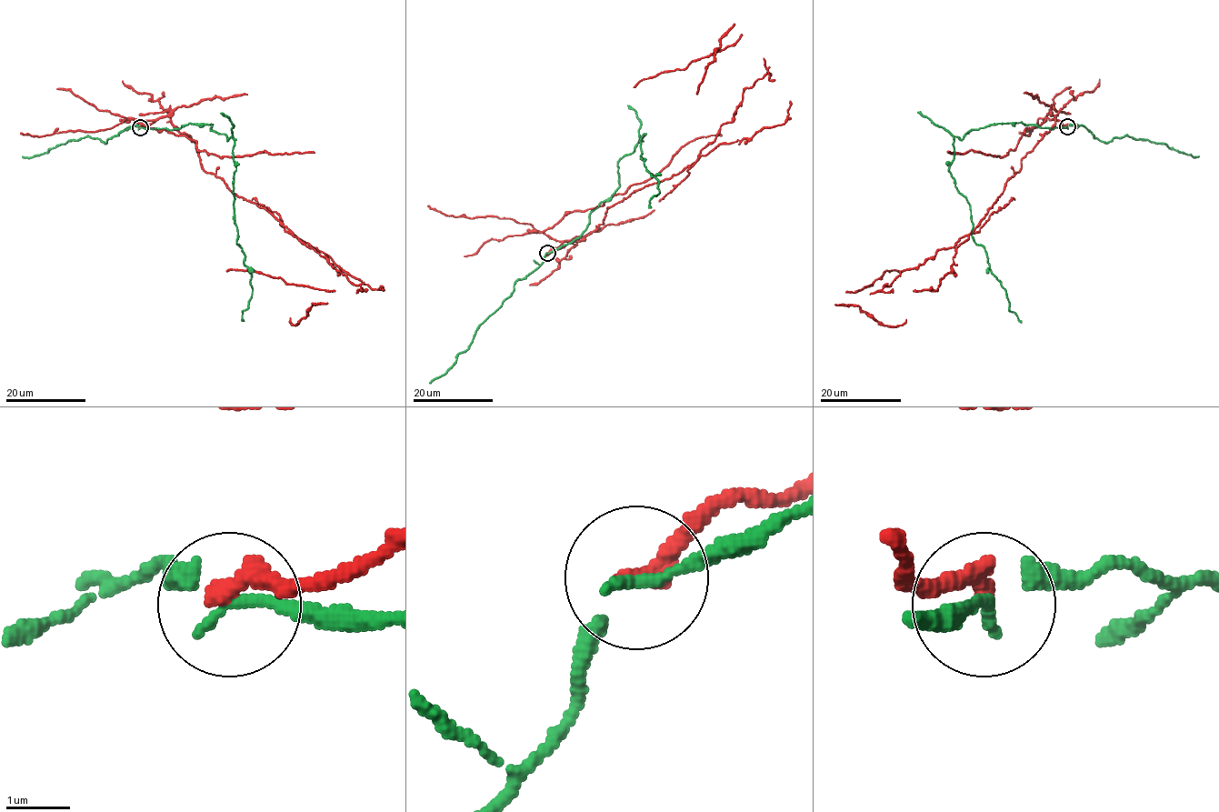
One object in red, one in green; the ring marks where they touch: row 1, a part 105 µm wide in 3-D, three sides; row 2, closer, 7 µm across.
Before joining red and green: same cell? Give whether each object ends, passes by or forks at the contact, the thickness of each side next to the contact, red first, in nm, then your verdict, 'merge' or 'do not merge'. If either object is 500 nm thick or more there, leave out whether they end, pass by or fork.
red ends there; green passes by; 320 nm thick on the red side, 150 nm on the other; do not merge

